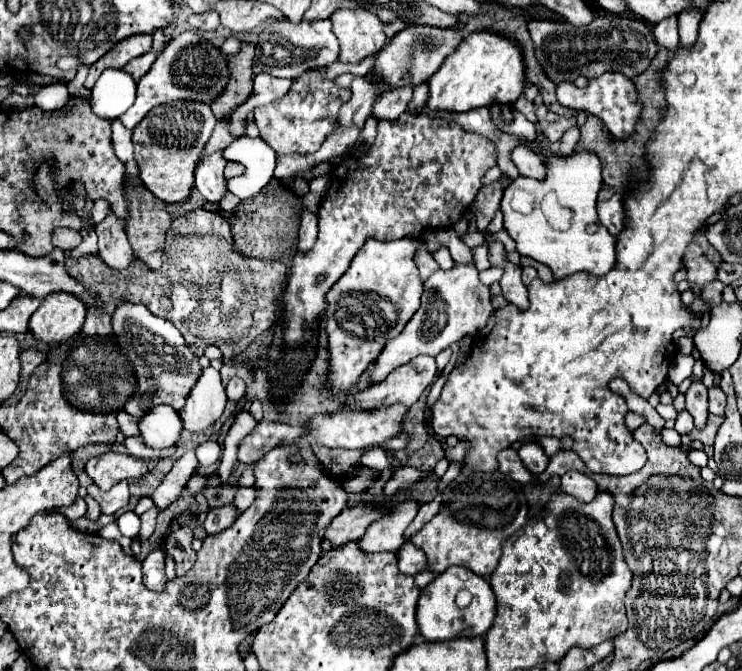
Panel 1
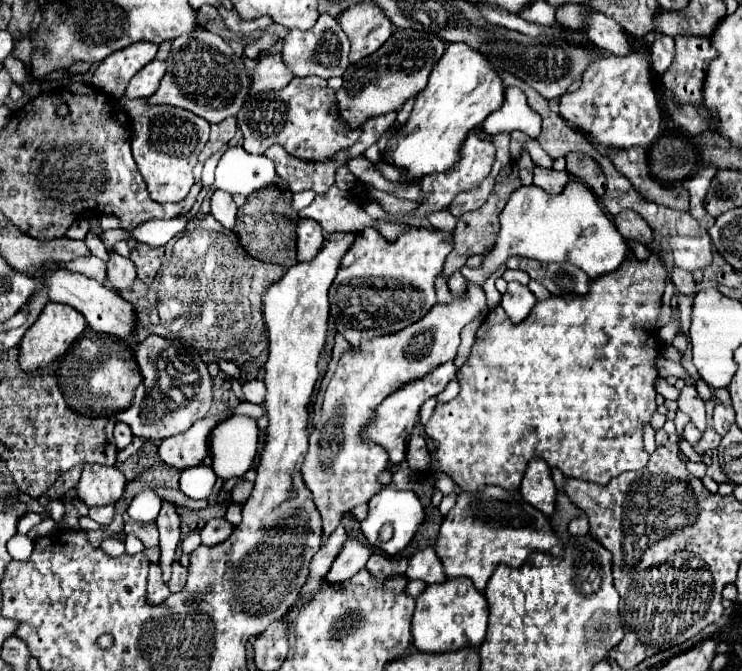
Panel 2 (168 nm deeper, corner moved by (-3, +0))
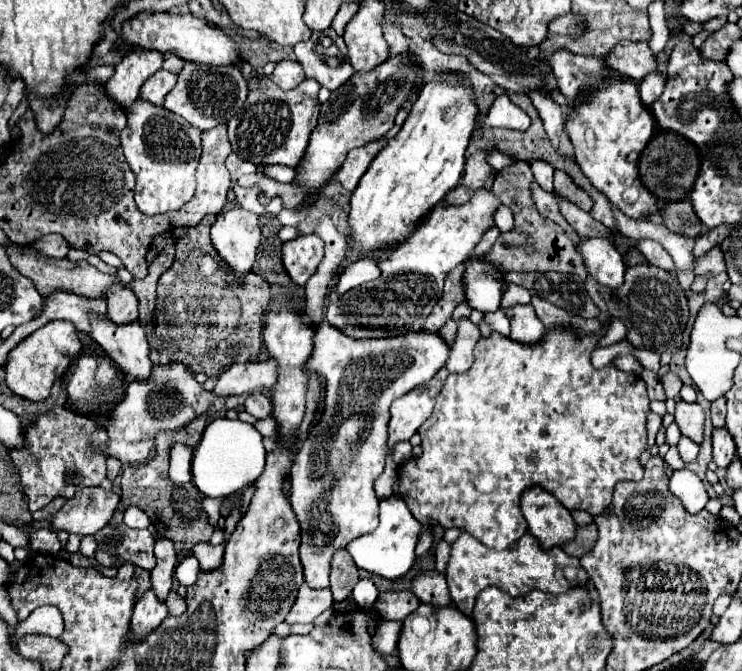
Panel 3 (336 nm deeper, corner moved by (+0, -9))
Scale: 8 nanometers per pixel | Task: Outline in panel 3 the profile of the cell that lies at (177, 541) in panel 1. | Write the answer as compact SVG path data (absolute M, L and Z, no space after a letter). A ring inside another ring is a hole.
M170 590L168 598L166 598L166 606L168 606L168 612L172 616L180 616L186 610L186 602L184 602L184 598L176 590Z

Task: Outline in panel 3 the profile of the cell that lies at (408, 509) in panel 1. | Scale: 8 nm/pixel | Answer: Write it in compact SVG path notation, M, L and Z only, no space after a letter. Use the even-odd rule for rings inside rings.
M306 584L300 586L294 610L290 610L290 614L286 616L288 624L306 624L312 622L318 614L322 614L326 608L332 606L332 592L330 588L320 588L320 590L312 590Z

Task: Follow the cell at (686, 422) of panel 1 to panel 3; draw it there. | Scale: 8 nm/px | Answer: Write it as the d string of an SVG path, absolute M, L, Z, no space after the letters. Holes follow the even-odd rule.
M682 436L680 442L678 442L678 452L680 452L680 458L684 462L690 462L698 456L698 444L692 442L692 440L686 440L686 436Z

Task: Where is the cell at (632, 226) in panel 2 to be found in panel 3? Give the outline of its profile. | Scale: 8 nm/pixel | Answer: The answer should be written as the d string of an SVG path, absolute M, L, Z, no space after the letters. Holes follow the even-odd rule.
M638 240L636 242L636 248L646 256L646 260L658 268L664 268L664 270L672 270L674 268L674 262L670 260L670 254L654 240Z

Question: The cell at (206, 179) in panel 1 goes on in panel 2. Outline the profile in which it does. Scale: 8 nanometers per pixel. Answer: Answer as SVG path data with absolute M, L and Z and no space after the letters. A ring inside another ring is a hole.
M215 191L211 195L211 215L227 229L233 231L235 229L235 221L237 221L237 213L239 207L235 205L233 197L225 191Z

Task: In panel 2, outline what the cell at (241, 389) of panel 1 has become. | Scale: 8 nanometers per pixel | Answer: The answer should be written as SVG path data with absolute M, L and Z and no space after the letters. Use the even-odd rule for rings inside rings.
M257 379L255 381L247 381L243 385L243 395L245 395L245 399L249 403L261 405L263 399L265 399L265 383L263 381L257 381Z

